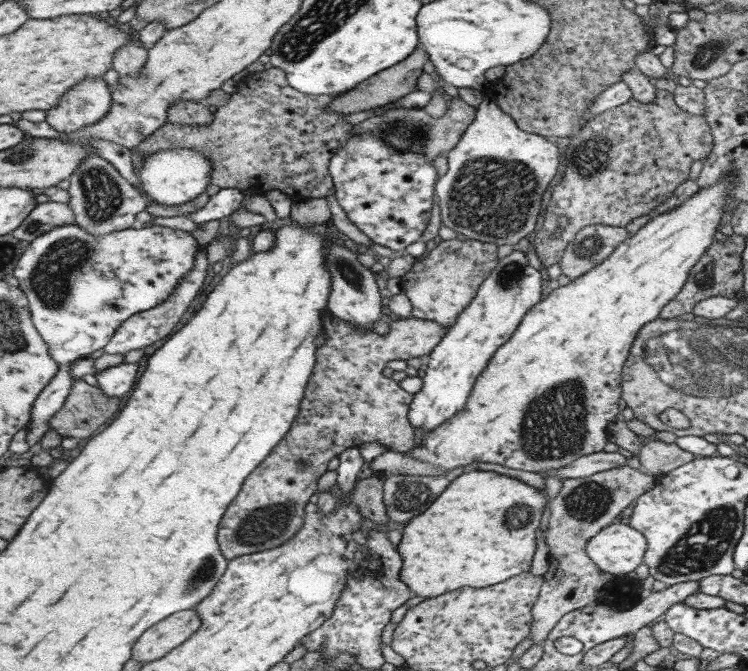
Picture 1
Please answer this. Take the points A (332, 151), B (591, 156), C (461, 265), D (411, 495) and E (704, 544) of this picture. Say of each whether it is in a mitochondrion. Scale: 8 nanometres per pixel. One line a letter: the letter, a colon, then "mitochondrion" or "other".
A: other
B: mitochondrion
C: other
D: mitochondrion
E: mitochondrion

